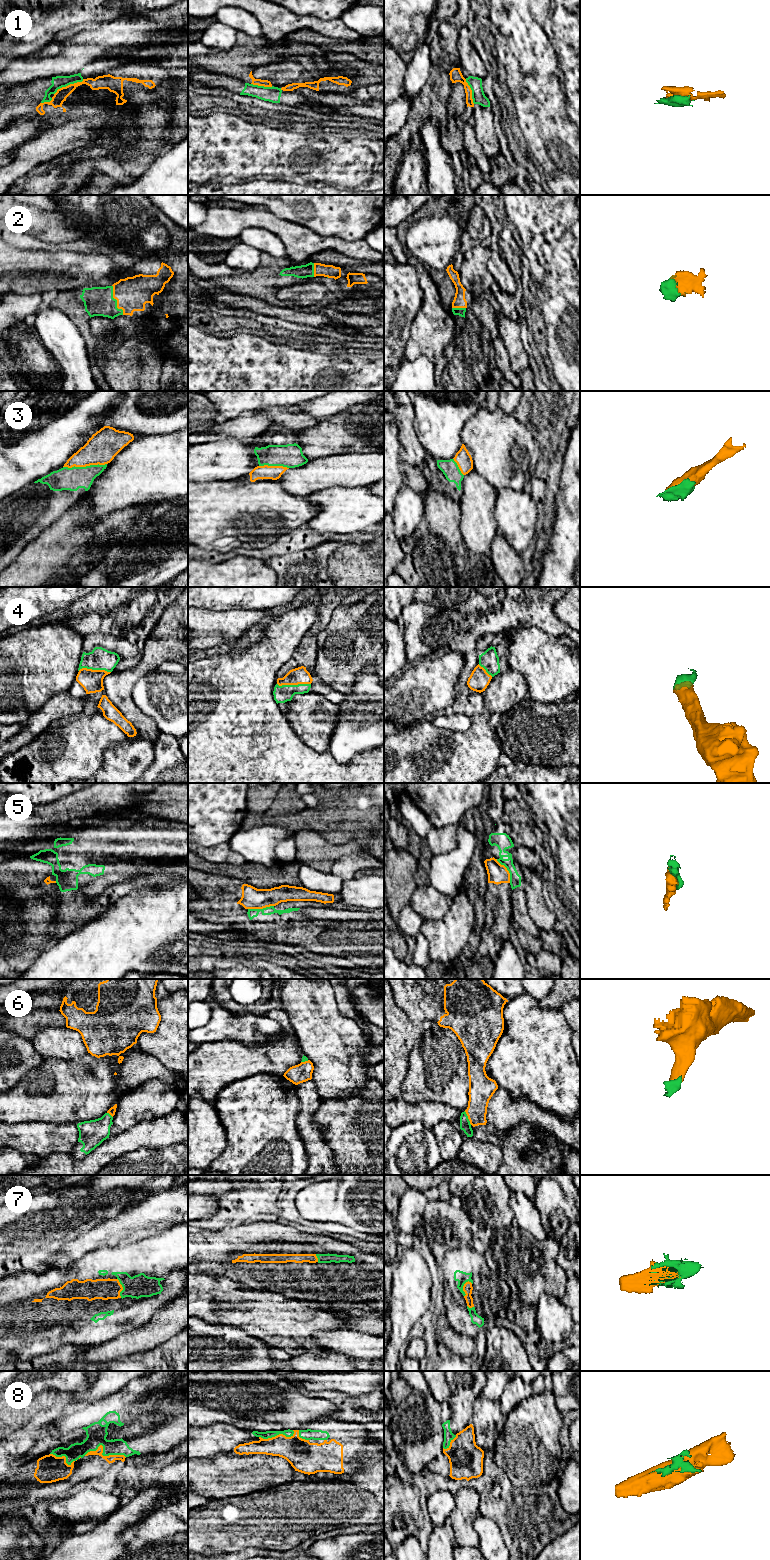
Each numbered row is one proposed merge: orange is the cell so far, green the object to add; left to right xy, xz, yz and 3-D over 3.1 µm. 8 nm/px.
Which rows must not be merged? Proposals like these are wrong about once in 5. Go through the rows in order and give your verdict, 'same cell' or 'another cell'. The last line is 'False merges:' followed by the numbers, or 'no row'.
1: another cell
2: same cell
3: same cell
4: same cell
5: another cell
6: same cell
7: same cell
8: same cell
False merges: 1, 5

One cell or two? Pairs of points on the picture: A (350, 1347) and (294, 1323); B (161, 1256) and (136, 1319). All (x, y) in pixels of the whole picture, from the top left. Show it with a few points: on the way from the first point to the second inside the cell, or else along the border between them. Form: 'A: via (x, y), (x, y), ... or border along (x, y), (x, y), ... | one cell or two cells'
A: border along (339, 1328), (316, 1331), (312, 1337) | two cells
B: via (159, 1272), (159, 1295), (152, 1303) | one cell

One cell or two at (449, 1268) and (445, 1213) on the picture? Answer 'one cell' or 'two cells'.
two cells

